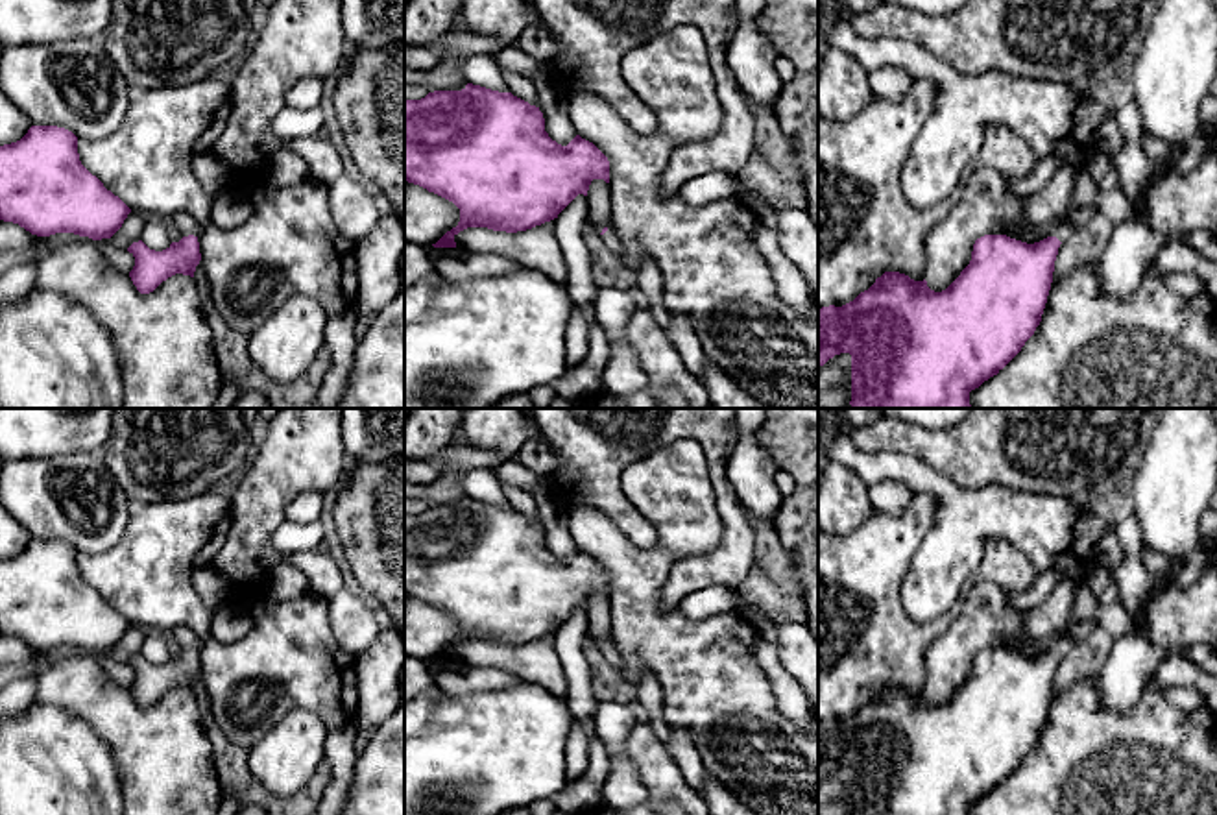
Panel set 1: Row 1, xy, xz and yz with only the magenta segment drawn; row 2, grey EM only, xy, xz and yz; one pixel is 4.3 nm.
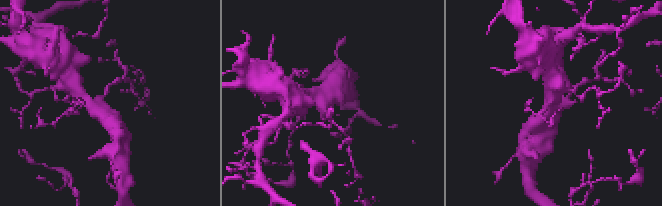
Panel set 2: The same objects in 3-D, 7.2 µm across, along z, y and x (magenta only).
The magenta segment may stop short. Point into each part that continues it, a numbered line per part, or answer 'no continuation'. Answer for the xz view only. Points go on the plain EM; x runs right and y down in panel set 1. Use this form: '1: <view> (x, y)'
1: xz (610, 651)

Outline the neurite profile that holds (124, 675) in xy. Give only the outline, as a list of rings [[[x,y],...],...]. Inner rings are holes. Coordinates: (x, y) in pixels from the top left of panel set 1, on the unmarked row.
[[[105,656],[98,658],[98,662],[105,669],[105,673],[111,676],[111,680],[114,680],[116,684],[120,684],[124,687],[129,687],[133,684],[135,671],[127,663],[118,663]]]

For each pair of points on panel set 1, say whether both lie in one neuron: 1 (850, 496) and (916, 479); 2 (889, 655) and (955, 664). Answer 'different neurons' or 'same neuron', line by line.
1: different neurons
2: different neurons

